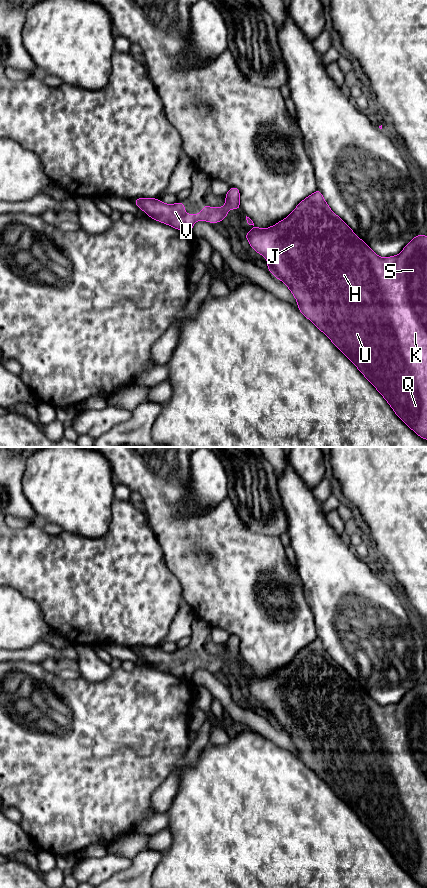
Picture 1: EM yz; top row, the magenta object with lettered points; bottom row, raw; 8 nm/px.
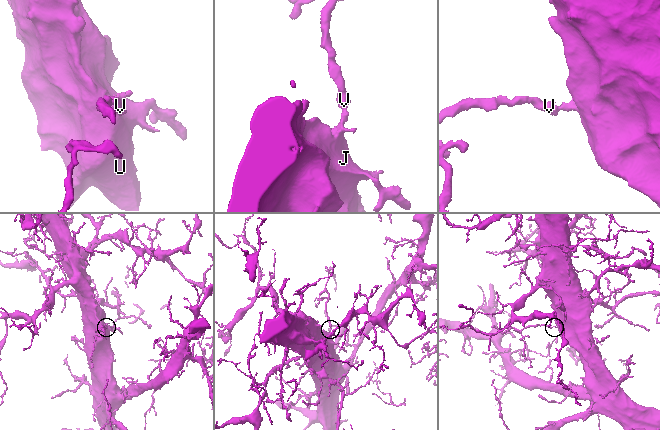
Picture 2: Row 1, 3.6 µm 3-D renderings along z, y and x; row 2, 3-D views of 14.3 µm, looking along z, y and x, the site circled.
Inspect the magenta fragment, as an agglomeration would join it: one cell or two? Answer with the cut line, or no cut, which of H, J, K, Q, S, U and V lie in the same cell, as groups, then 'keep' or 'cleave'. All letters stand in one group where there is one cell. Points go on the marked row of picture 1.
no cut; H J K Q S U V; keep

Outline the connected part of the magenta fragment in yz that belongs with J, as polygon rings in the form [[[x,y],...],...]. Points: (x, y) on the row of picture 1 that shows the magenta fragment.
[[[317,189],[312,195],[302,200],[295,210],[284,220],[267,229],[256,227],[246,216],[247,223],[253,225],[251,232],[244,233],[250,246],[268,260],[266,267],[271,273],[291,290],[298,302],[298,310],[341,350],[373,384],[390,404],[397,416],[421,438],[427,440],[427,236],[416,235],[397,256],[381,258],[363,242],[349,226],[334,214]]]

